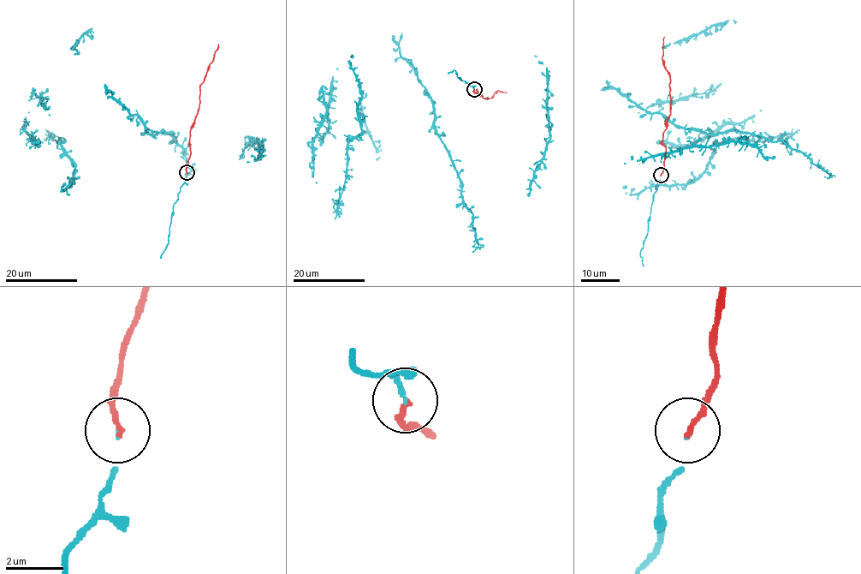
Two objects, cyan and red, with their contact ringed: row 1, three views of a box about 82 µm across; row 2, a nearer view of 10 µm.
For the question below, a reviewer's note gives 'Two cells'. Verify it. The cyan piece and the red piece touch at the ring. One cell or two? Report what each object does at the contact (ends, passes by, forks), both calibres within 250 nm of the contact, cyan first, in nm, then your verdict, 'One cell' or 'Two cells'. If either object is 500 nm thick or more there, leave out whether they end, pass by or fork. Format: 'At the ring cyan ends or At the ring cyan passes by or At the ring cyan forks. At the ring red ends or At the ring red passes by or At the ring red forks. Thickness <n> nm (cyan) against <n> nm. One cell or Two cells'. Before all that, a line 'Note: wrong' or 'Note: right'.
Note: wrong
At the ring cyan ends. At the ring red ends. Thickness 40 nm (cyan) against 180 nm. One cell

